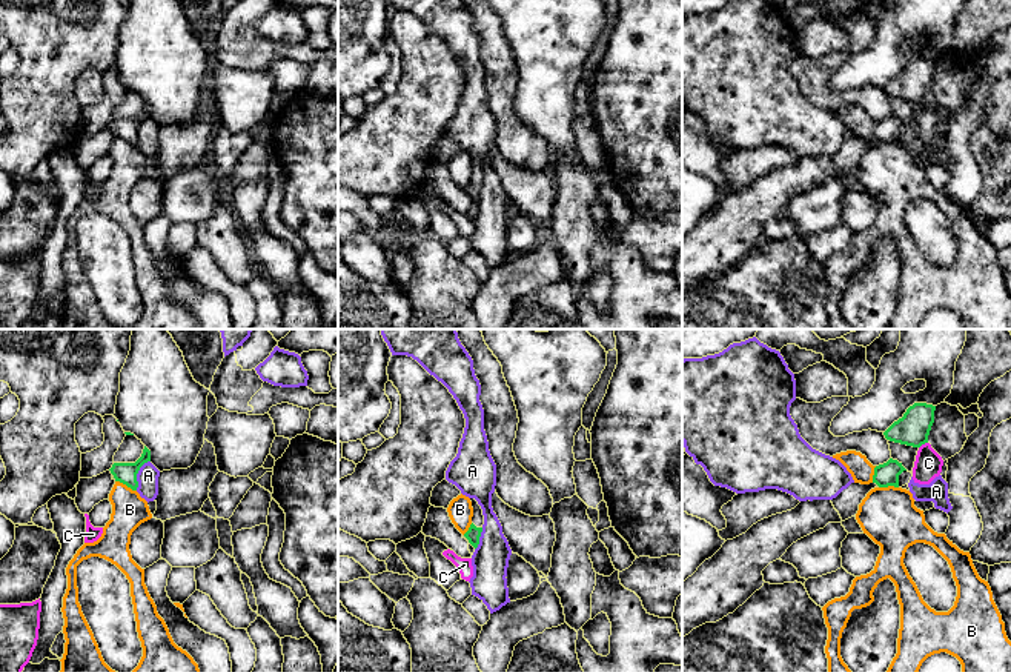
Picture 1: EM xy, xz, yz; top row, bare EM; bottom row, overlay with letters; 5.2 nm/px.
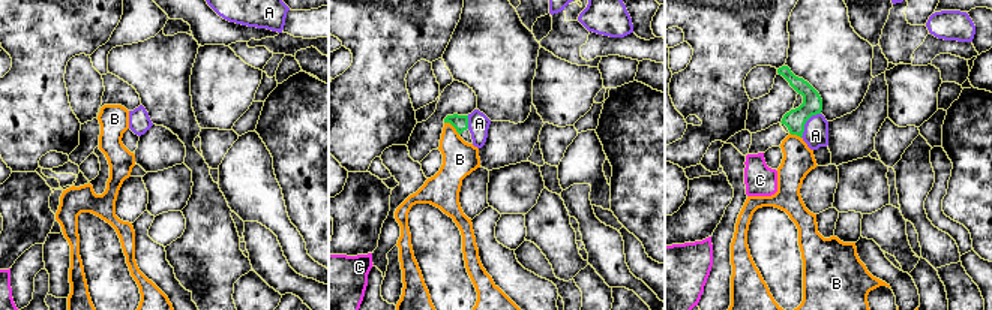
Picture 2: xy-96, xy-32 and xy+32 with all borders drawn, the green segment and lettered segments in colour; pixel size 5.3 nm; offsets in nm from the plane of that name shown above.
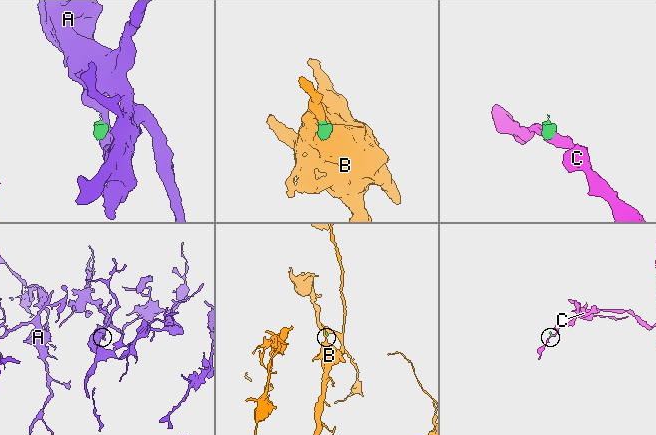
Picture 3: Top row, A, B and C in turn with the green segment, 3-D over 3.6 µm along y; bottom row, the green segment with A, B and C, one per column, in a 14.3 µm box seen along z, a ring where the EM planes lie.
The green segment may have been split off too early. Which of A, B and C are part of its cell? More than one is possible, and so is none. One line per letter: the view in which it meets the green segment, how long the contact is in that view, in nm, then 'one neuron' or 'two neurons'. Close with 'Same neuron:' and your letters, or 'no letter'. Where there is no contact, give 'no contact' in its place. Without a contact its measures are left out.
A: xy | 180 nm | two neurons
B: xy | 130 nm | two neurons
C: yz | 60 nm | two neurons
Same neuron: no letter

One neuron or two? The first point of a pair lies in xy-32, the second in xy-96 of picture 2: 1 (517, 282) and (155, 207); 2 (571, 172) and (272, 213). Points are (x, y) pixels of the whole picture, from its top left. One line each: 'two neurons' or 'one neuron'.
1: two neurons
2: one neuron

